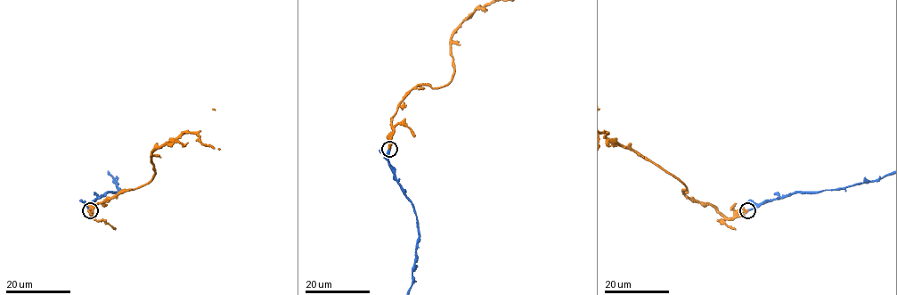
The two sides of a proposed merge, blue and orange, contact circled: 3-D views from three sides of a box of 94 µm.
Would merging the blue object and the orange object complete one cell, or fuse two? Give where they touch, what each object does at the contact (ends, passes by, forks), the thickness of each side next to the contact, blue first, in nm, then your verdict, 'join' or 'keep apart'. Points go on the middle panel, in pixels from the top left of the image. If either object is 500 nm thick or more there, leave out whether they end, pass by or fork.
at (389, 149); blue ends there; orange passes by; 320 nm thick on the blue side, 400 nm on the other; join

